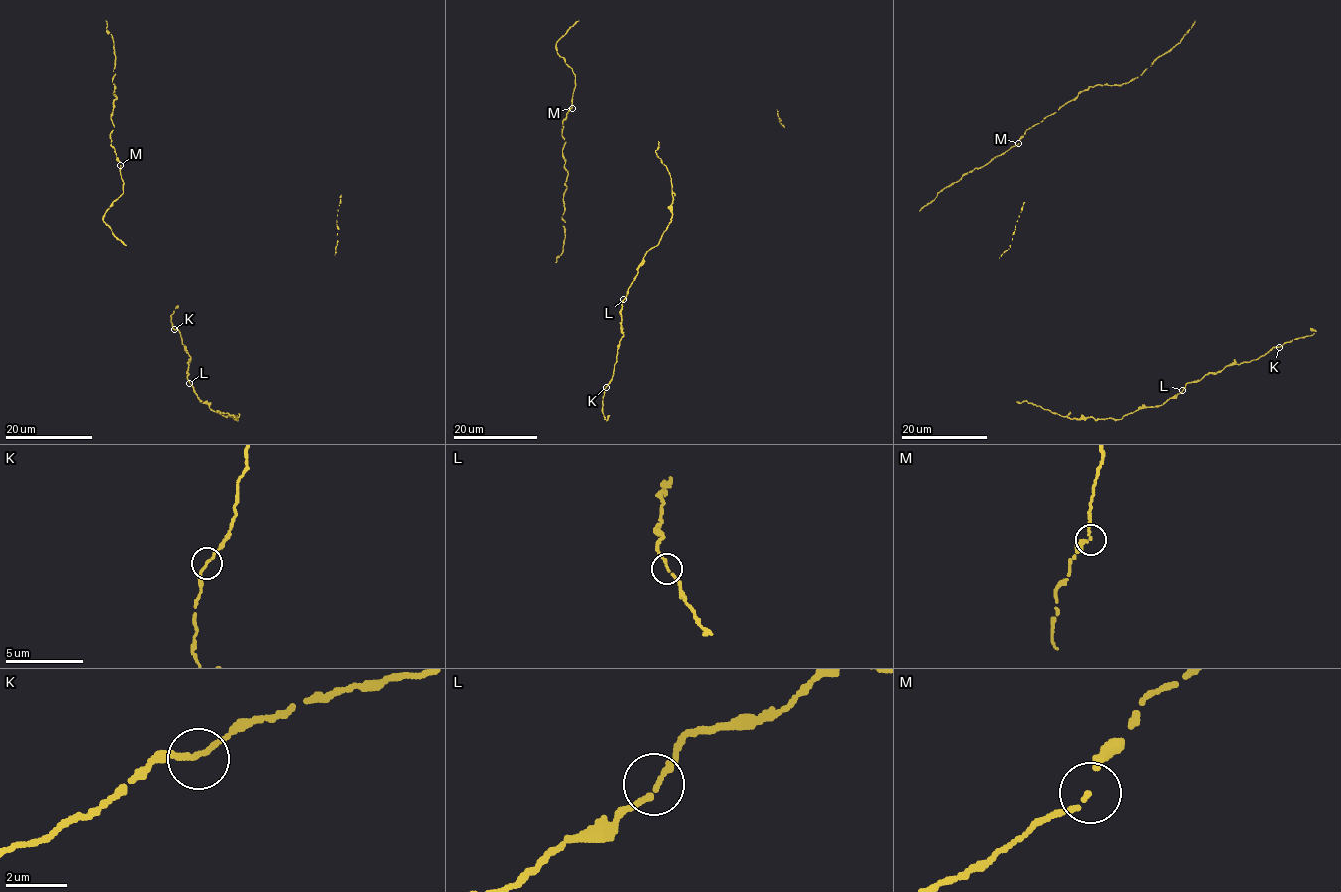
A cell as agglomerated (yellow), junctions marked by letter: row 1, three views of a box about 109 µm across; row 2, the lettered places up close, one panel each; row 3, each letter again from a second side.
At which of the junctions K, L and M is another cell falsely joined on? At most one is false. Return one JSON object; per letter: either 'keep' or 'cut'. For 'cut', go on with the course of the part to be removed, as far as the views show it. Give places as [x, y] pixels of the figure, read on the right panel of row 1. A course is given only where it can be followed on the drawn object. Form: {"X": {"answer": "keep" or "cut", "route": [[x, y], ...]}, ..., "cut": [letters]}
{"K": {"answer": "keep"}, "L": {"answer": "keep"}, "M": {"answer": "keep"}, "cut": []}

